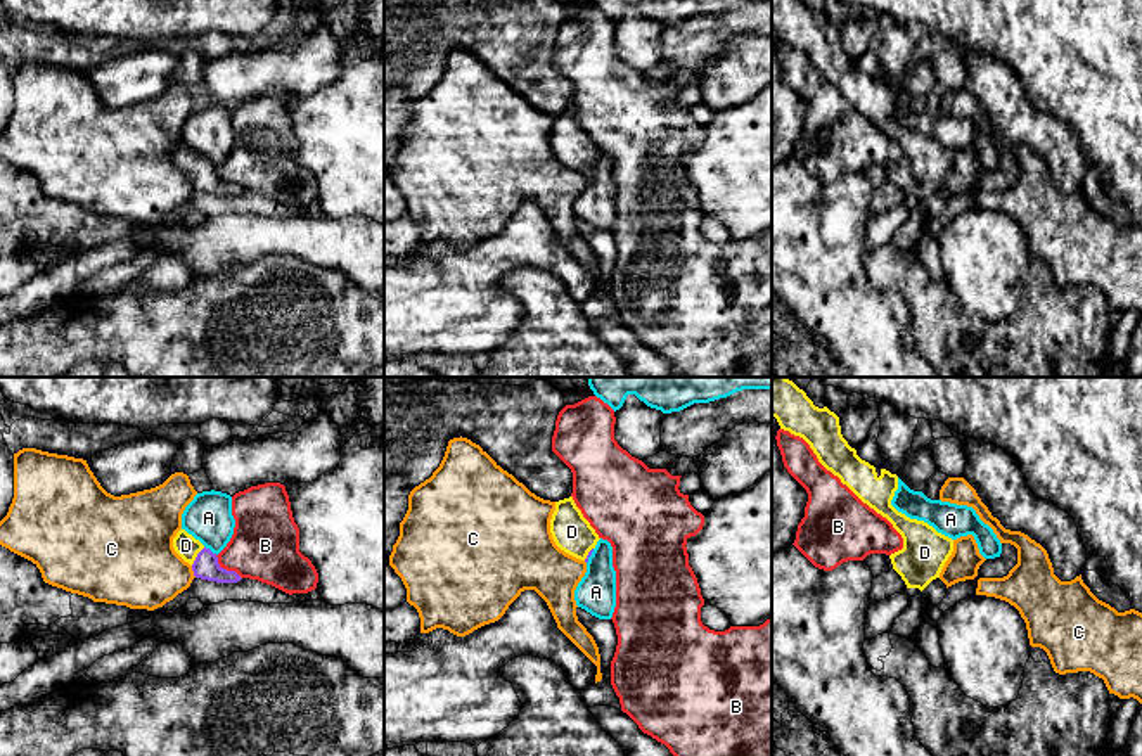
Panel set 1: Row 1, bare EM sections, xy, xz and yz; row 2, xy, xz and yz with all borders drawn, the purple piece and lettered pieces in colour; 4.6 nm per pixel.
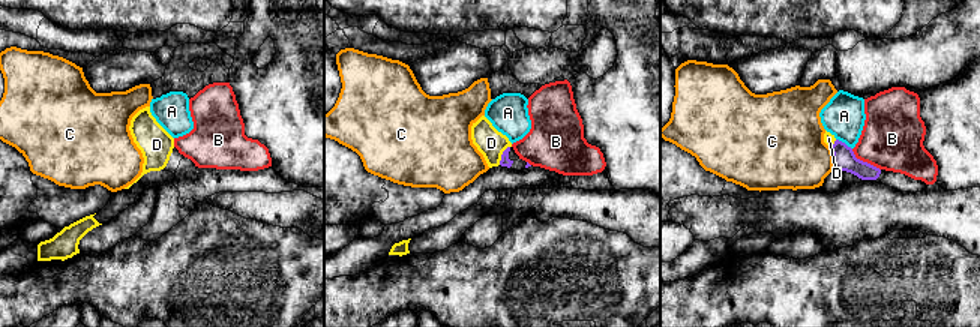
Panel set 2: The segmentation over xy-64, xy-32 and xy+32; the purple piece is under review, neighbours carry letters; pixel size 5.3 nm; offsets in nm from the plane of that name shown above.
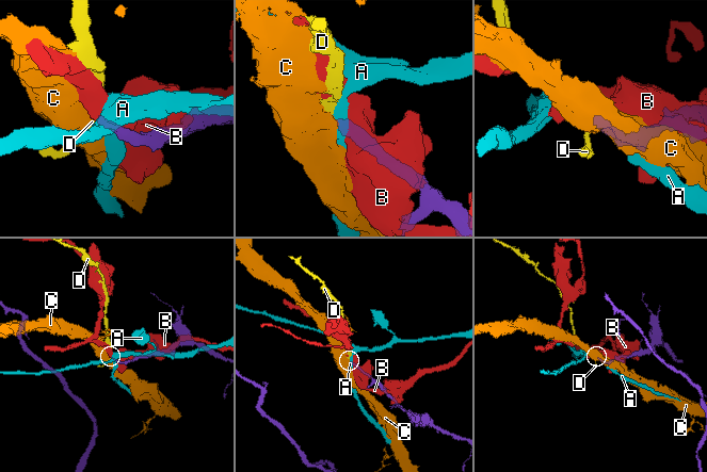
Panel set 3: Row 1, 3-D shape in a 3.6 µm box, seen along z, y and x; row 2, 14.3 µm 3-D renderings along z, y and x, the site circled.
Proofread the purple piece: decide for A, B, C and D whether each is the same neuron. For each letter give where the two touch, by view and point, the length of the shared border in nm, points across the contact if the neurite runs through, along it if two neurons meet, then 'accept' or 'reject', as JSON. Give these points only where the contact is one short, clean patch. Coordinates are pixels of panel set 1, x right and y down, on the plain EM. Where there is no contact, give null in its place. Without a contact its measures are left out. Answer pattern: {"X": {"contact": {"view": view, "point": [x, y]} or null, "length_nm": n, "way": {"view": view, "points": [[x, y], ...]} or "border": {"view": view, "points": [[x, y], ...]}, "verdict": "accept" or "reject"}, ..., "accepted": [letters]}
{"A": {"contact": {"view": "xy", "point": [210, 163]}, "length_nm": 80, "verdict": "reject"}, "B": {"contact": {"view": "xy", "point": [225, 182]}, "length_nm": 170, "verdict": "reject"}, "C": {"contact": {"view": "xy", "point": [192, 182]}, "length_nm": 60, "verdict": "reject"}, "D": {"contact": {"view": "xy", "point": [198, 168]}, "length_nm": 110, "way": {"view": "xy", "points": [[206, 179], [198, 168], [186, 158]]}, "verdict": "accept"}, "accepted": ["D"]}

